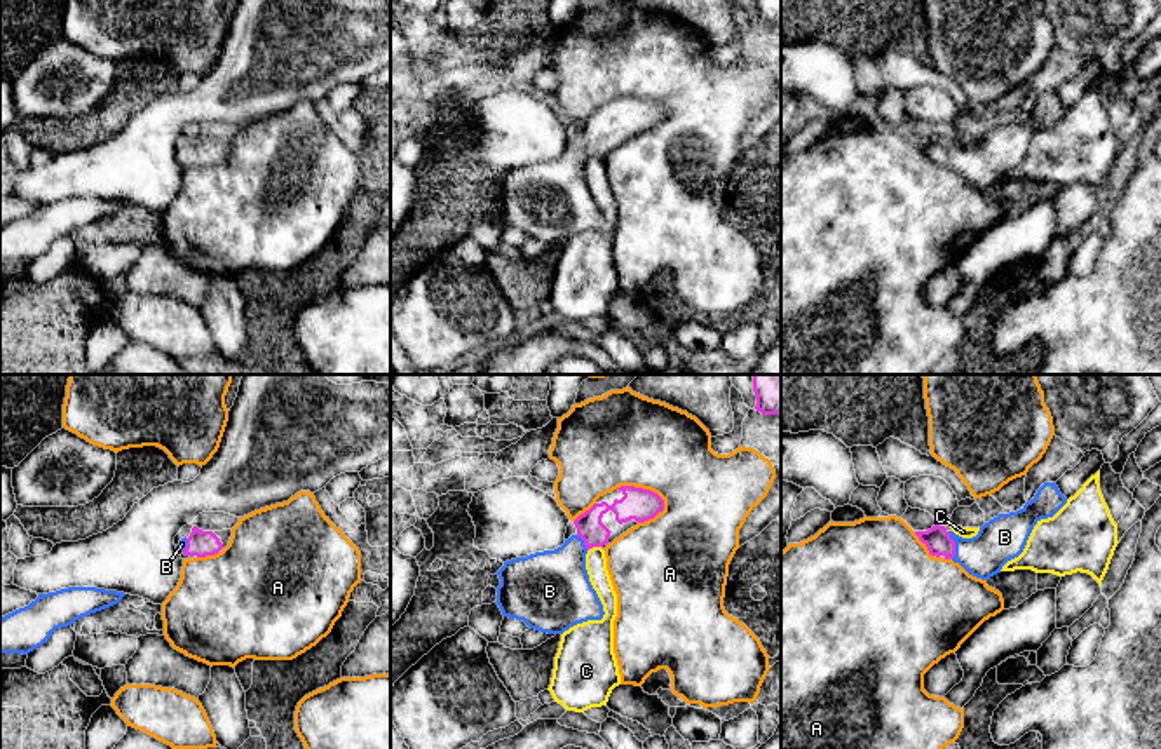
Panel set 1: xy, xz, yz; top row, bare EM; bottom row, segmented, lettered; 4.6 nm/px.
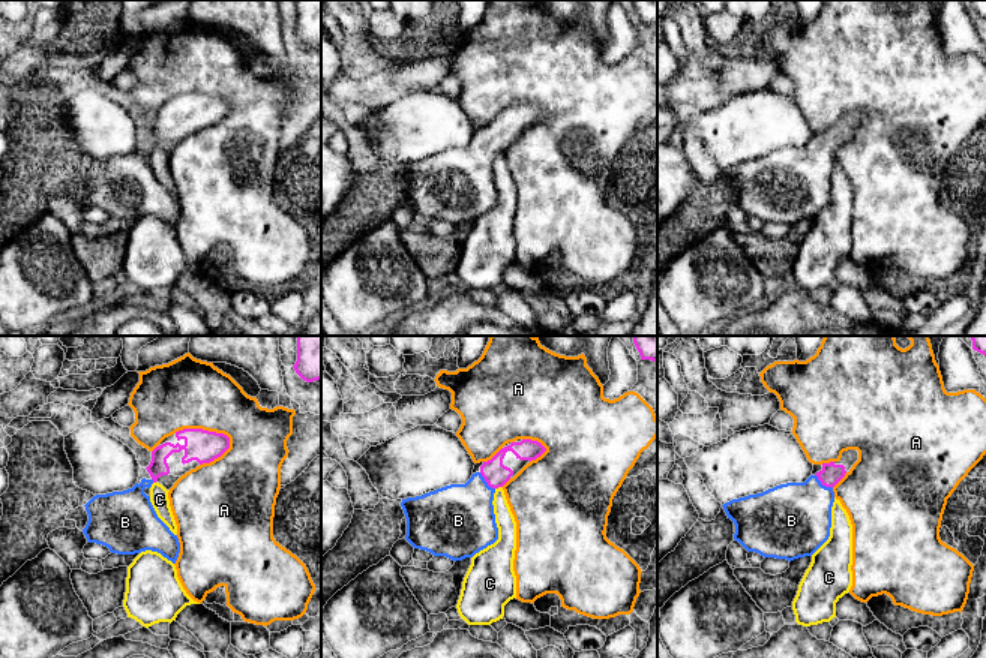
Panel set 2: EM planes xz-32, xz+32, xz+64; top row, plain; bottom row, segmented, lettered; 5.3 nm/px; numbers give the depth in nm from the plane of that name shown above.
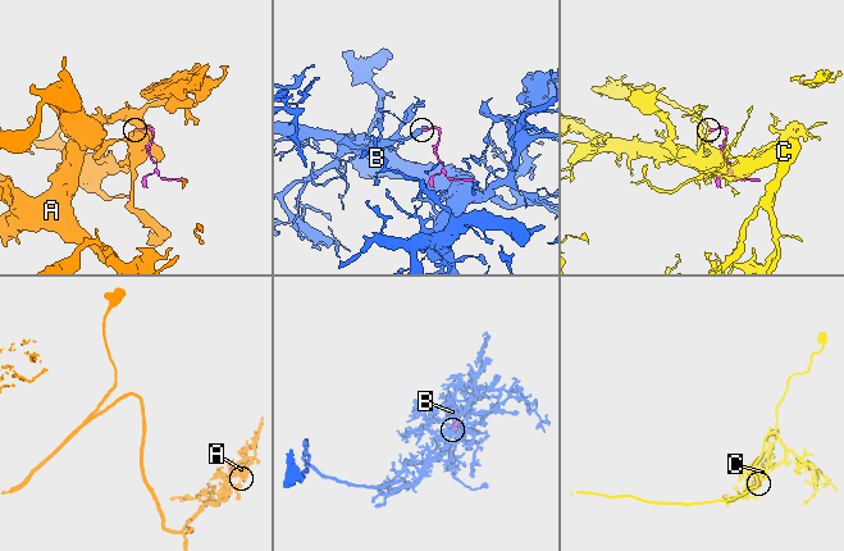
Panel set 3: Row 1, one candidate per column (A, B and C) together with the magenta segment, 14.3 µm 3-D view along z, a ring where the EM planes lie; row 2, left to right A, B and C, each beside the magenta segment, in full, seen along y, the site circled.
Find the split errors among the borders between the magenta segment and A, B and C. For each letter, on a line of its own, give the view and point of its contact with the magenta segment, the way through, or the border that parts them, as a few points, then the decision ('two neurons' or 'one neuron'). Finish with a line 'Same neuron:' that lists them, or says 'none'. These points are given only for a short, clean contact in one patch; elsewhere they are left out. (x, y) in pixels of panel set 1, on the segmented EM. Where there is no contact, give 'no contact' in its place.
A: xz (642, 488) | two neurons
B: yz (954, 546) | across yz (938, 542), (954, 546), (994, 546), (1004, 537) | one neuron
C: xz (593, 546) | two neurons
Same neuron: B

